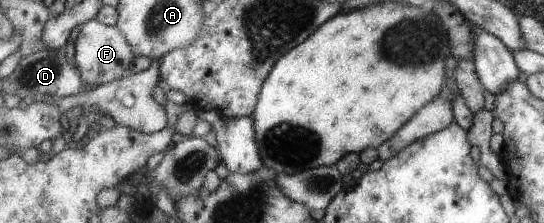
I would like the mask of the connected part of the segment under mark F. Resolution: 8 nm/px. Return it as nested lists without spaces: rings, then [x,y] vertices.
[[[93,19],[84,23],[74,41],[74,58],[79,71],[80,80],[85,86],[112,82],[128,73],[127,65],[135,58],[128,41],[121,31],[113,26],[106,26]]]

